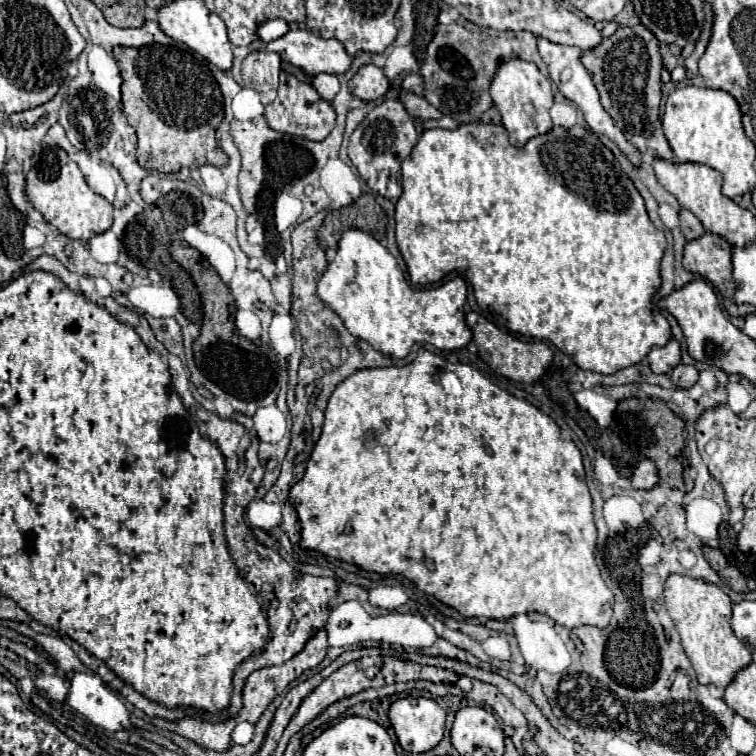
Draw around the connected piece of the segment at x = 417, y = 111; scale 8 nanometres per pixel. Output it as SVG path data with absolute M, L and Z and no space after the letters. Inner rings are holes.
M400 90L400 101L404 103L404 107L408 109L410 115L418 117L418 119L432 119L432 117L440 117L440 111L436 111L424 97L414 95L414 93Z

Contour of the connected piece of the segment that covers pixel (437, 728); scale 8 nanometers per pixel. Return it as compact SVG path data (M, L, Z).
M404 697L392 703L390 723L406 753L424 753L434 749L446 725L444 709L426 697Z

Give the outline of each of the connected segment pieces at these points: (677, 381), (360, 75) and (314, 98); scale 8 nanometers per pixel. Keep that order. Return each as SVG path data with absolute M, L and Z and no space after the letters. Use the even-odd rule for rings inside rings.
M680 363L680 365L672 371L672 383L674 383L676 387L690 389L696 381L698 381L698 369L696 369L694 365L684 365L684 363Z
M364 65L350 81L350 87L352 87L352 93L362 101L376 101L388 93L390 81L386 79L380 67Z
M280 73L280 87L278 87L278 97L266 105L266 123L280 133L288 133L288 135L296 135L308 141L324 141L328 137L328 133L332 131L332 127L336 125L336 111L332 107L330 101L322 99L318 95L318 91L304 81L298 81L294 75L290 73Z

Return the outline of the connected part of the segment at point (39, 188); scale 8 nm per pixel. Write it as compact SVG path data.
M44 147L42 153L34 157L32 169L26 175L26 195L48 223L70 239L88 241L112 227L112 205L86 185L78 165L70 161L68 153L60 147Z

